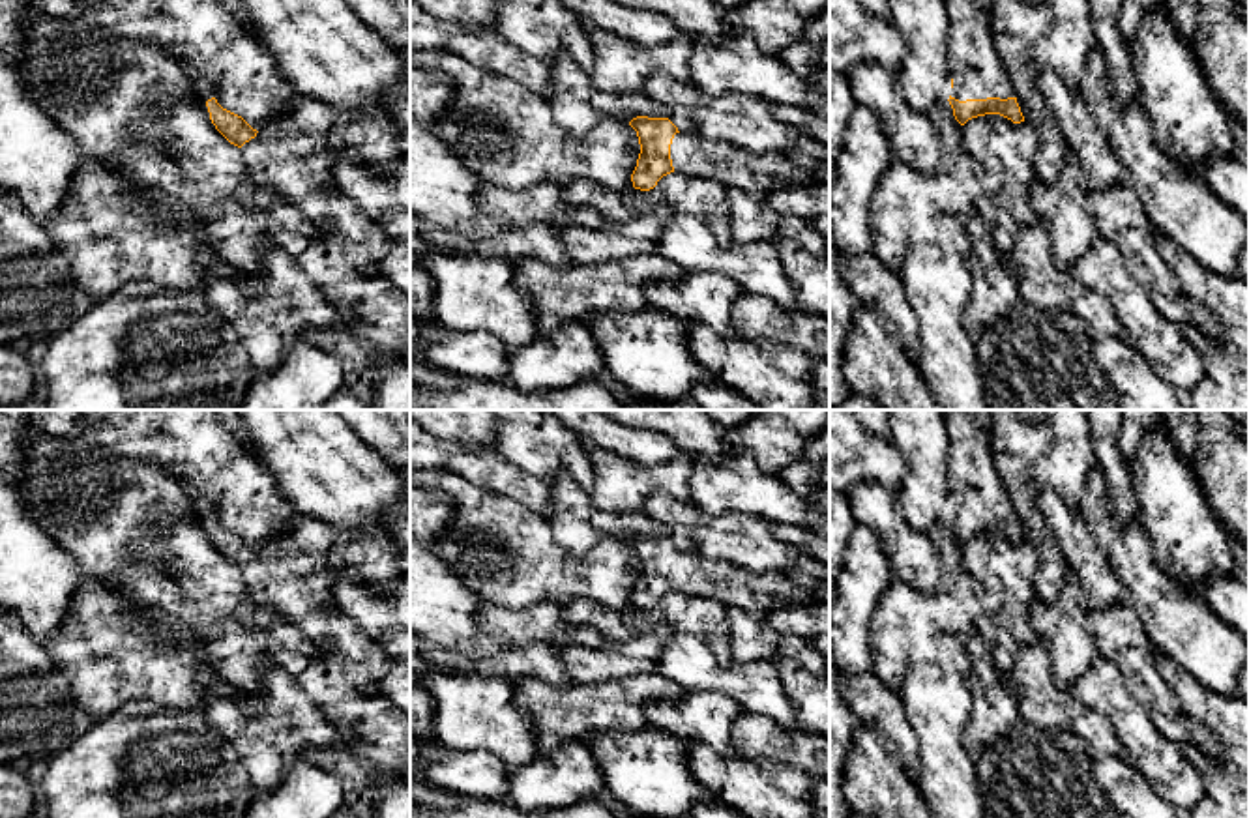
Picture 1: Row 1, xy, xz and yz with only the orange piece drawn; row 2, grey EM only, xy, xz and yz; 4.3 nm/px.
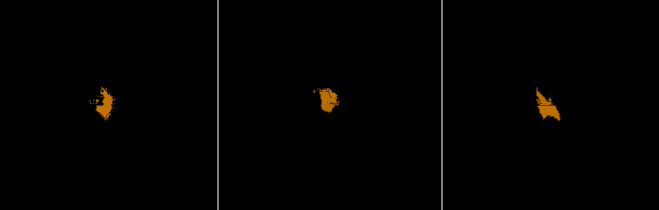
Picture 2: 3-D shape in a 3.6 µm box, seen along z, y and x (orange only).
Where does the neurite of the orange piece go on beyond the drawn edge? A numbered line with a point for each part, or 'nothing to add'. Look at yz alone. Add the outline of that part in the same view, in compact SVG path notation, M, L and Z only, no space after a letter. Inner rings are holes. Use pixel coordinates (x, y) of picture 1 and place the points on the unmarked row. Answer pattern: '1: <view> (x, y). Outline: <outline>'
1: yz (978, 491). Outline: M944 410L949 438L946 475L953 498L951 517L959 520L1017 517L1004 479L996 472L991 440L976 419L976 410Z

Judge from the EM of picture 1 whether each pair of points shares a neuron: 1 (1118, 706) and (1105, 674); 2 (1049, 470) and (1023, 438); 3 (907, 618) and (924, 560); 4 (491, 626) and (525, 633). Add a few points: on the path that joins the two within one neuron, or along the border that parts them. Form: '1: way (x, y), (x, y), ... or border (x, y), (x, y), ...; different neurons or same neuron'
1: way (1111, 699), (1105, 693), (1105, 682); same neuron
2: border (1051, 429), (1047, 452), (1034, 470), (1038, 489); different neurons
3: border (896, 575), (924, 592), (937, 594); different neurons
4: way (499, 626), (517, 628); same neuron

